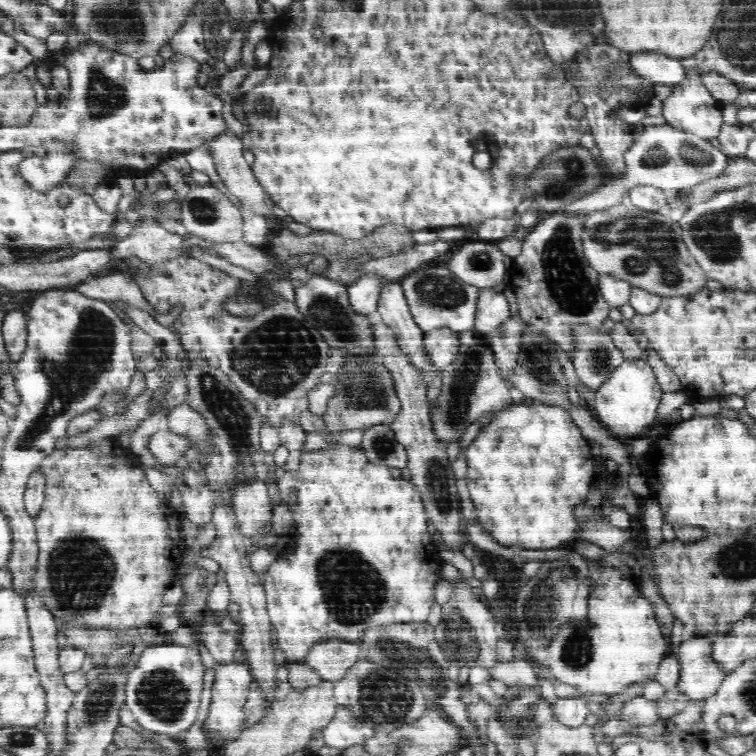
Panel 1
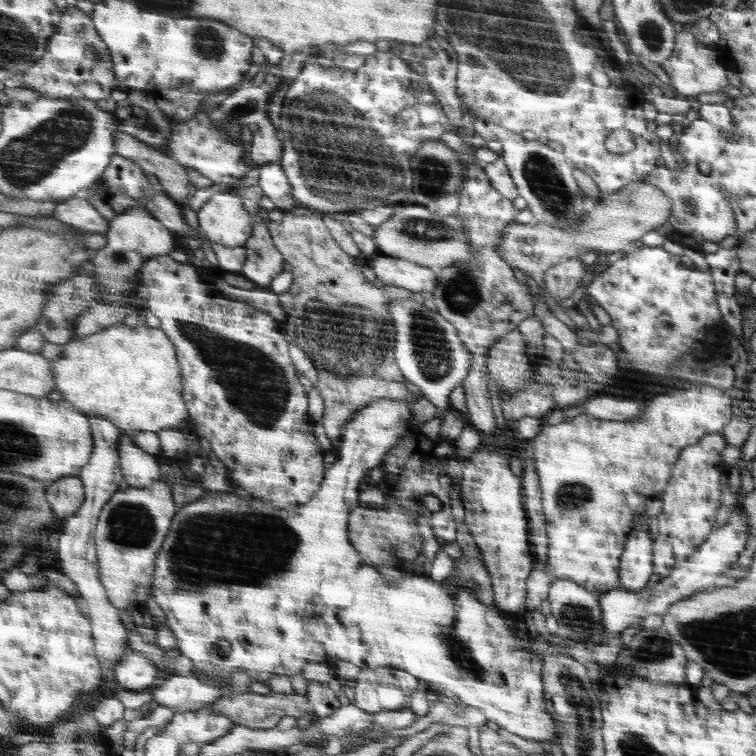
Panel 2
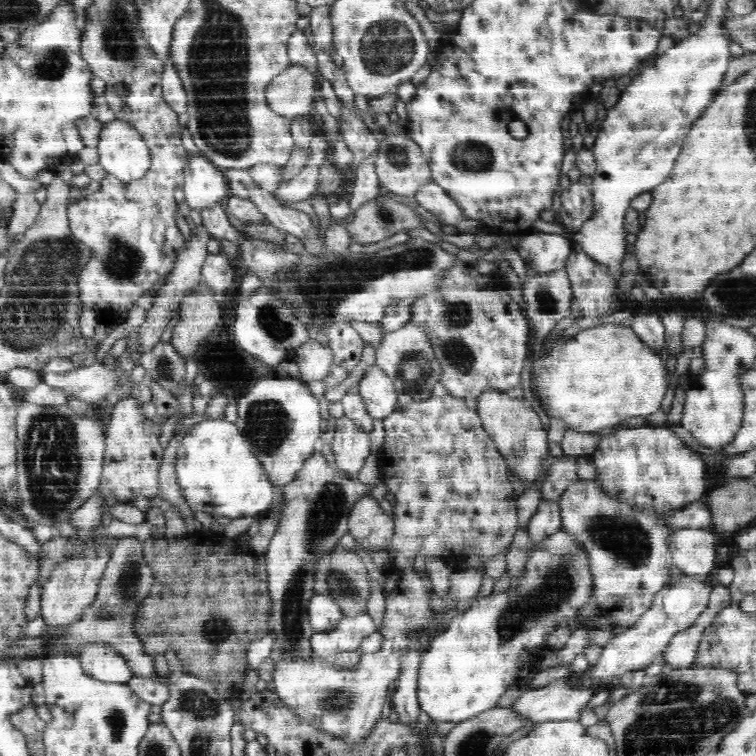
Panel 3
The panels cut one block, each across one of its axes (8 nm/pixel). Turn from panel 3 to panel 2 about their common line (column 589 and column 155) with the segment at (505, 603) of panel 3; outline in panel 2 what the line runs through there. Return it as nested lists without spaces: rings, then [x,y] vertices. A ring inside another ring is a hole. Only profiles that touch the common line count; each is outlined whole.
[[[415,390],[414,401],[406,401],[405,398],[382,398],[364,409],[359,410],[358,414],[348,422],[346,428],[343,429],[342,440],[339,442],[336,452],[338,457],[329,465],[322,483],[322,488],[311,498],[310,501],[296,507],[295,509],[277,509],[276,506],[269,505],[266,501],[260,499],[241,499],[236,493],[211,491],[207,495],[197,499],[187,505],[183,505],[176,515],[175,522],[172,525],[170,535],[164,543],[163,550],[159,553],[159,564],[156,567],[156,578],[154,580],[154,594],[159,606],[165,611],[167,624],[174,630],[174,634],[178,636],[180,646],[178,650],[182,654],[192,658],[196,662],[197,669],[213,675],[230,675],[234,671],[242,670],[248,674],[251,679],[258,682],[268,683],[274,676],[290,677],[294,674],[301,674],[311,662],[326,663],[336,665],[339,663],[356,665],[361,669],[374,669],[380,667],[392,667],[396,670],[402,670],[408,674],[412,674],[420,682],[430,682],[427,686],[432,690],[444,690],[444,692],[453,696],[468,707],[476,707],[484,713],[487,720],[491,720],[508,730],[525,739],[537,741],[544,747],[548,746],[547,741],[557,740],[560,734],[556,734],[556,720],[552,718],[547,708],[545,700],[545,687],[543,686],[541,654],[536,648],[530,650],[522,650],[520,644],[520,636],[512,634],[510,622],[502,618],[502,612],[495,606],[488,607],[484,602],[480,601],[478,595],[470,592],[468,589],[460,587],[456,590],[456,598],[450,596],[450,592],[444,588],[442,594],[442,583],[426,580],[424,574],[420,576],[410,576],[412,572],[396,581],[388,581],[376,570],[376,566],[364,566],[362,564],[362,556],[352,548],[350,540],[348,540],[348,516],[350,510],[354,510],[358,506],[358,484],[364,478],[364,474],[374,468],[380,466],[391,452],[392,448],[396,448],[399,444],[400,437],[404,437],[408,433],[408,429],[418,429],[422,424],[416,421],[410,413],[410,405],[417,401],[420,397],[424,397],[421,391]],[[456,616],[460,616],[460,646],[458,646],[458,624],[456,624]]]

